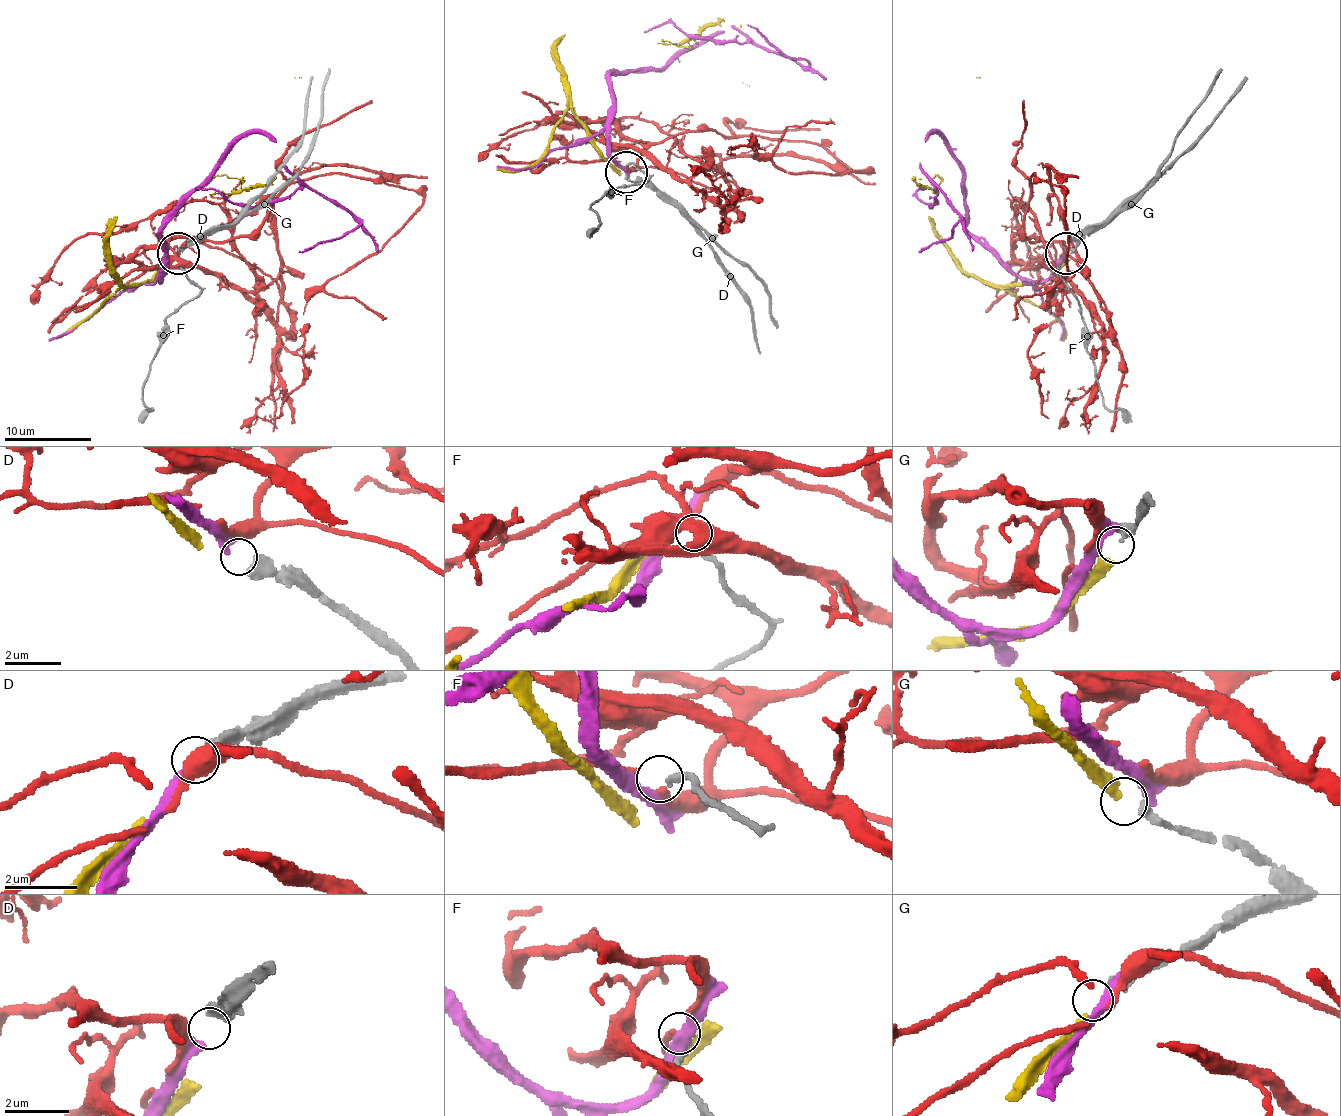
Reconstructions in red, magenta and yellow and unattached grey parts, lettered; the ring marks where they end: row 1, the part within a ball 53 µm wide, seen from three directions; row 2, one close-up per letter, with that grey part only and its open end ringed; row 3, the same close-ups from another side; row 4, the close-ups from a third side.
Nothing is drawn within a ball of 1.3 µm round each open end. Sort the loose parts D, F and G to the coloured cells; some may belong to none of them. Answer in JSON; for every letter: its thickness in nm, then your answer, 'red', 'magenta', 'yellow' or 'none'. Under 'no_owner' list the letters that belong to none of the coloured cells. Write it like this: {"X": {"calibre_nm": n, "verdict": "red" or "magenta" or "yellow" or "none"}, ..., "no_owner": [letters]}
{"D": {"calibre_nm": 400, "verdict": "magenta"}, "F": {"calibre_nm": 160, "verdict": "red"}, "G": {"calibre_nm": 280, "verdict": "yellow"}, "no_owner": []}

